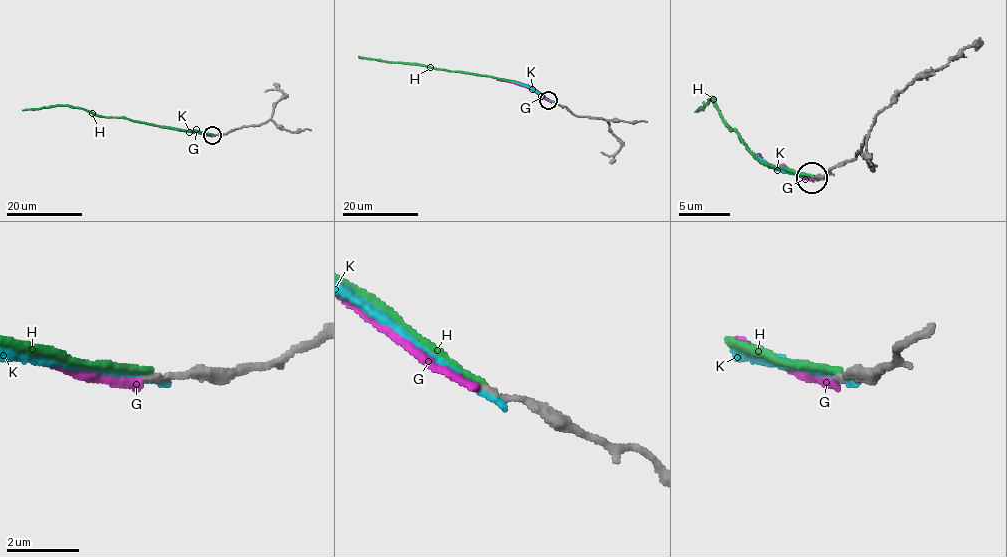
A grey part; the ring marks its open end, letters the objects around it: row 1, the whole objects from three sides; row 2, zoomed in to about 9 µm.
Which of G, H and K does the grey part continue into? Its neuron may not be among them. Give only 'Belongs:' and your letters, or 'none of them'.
Belongs: none of them

